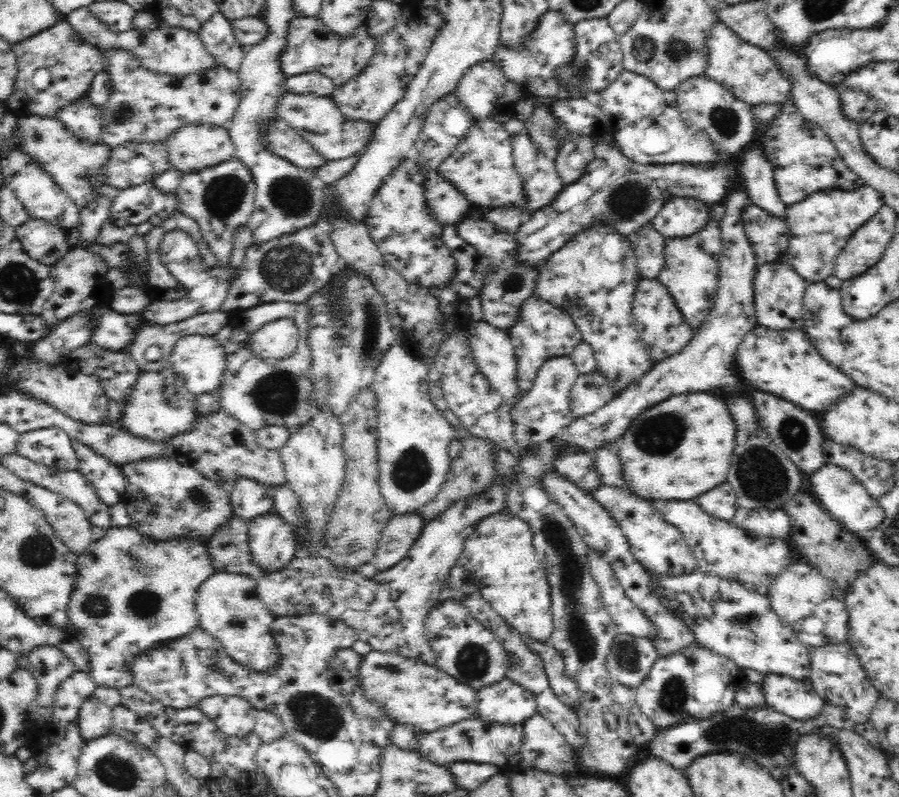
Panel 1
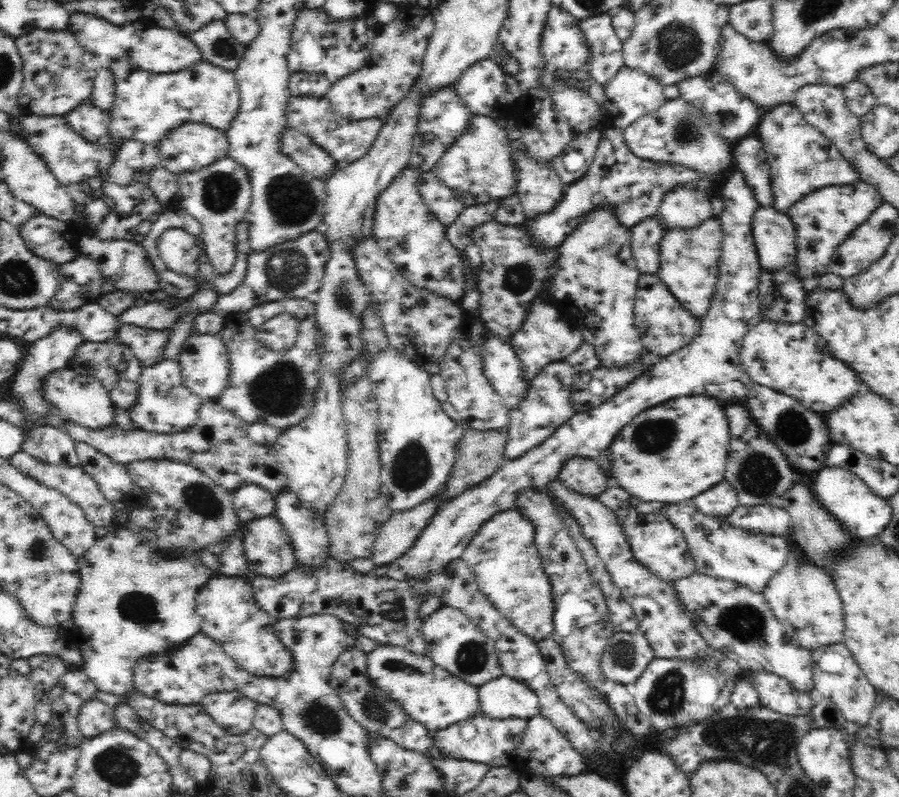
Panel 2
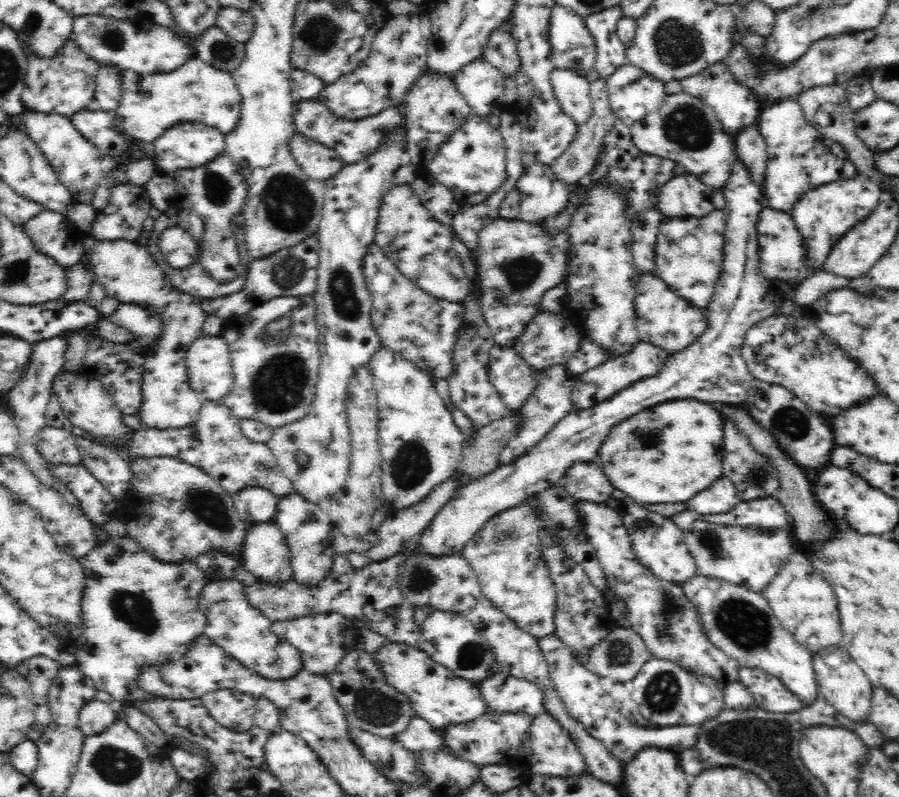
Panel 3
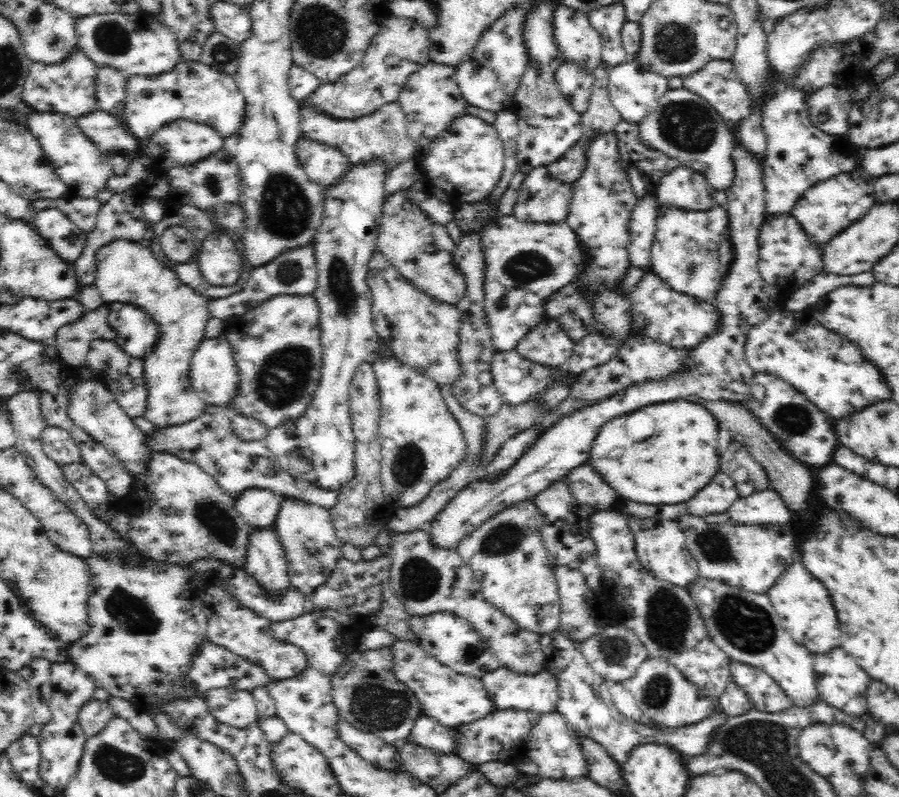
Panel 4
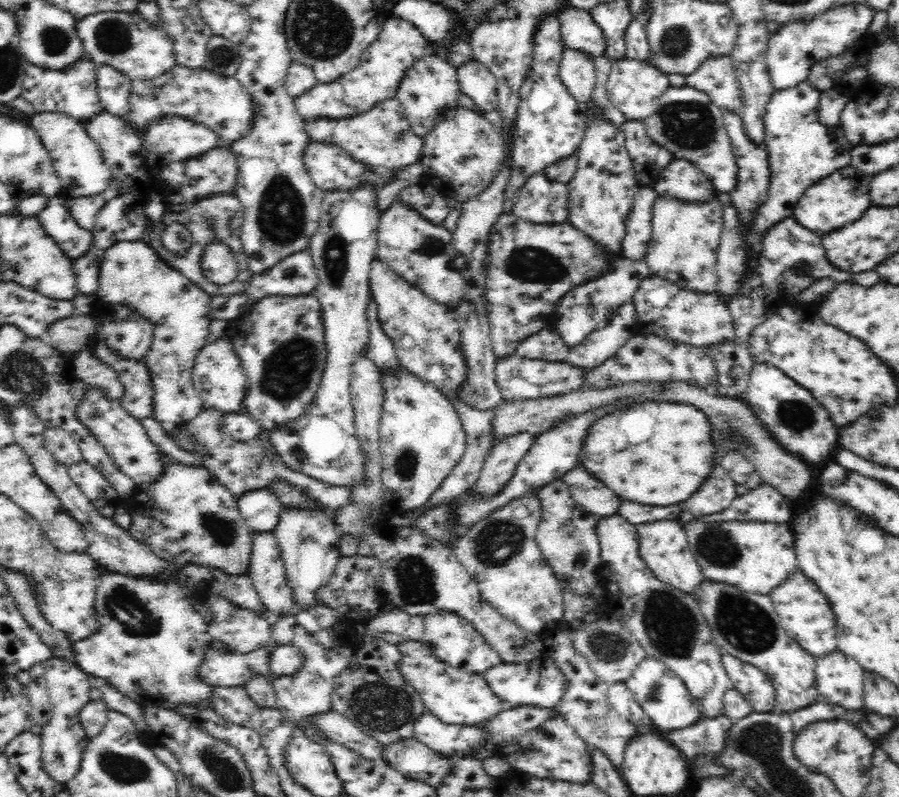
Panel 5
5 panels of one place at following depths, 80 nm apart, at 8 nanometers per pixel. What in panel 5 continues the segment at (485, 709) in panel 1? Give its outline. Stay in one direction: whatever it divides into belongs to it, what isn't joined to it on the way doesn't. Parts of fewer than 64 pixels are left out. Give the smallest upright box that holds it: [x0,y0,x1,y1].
[484,655,567,709]

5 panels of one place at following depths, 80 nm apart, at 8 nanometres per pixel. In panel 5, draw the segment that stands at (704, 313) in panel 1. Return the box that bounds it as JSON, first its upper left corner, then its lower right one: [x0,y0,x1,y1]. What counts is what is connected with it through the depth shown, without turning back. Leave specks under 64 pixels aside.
[643,194,724,293]

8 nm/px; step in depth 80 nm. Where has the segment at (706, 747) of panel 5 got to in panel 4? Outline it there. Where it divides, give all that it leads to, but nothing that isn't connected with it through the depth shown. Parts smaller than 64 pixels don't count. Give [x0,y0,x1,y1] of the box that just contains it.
[540,630,726,764]

